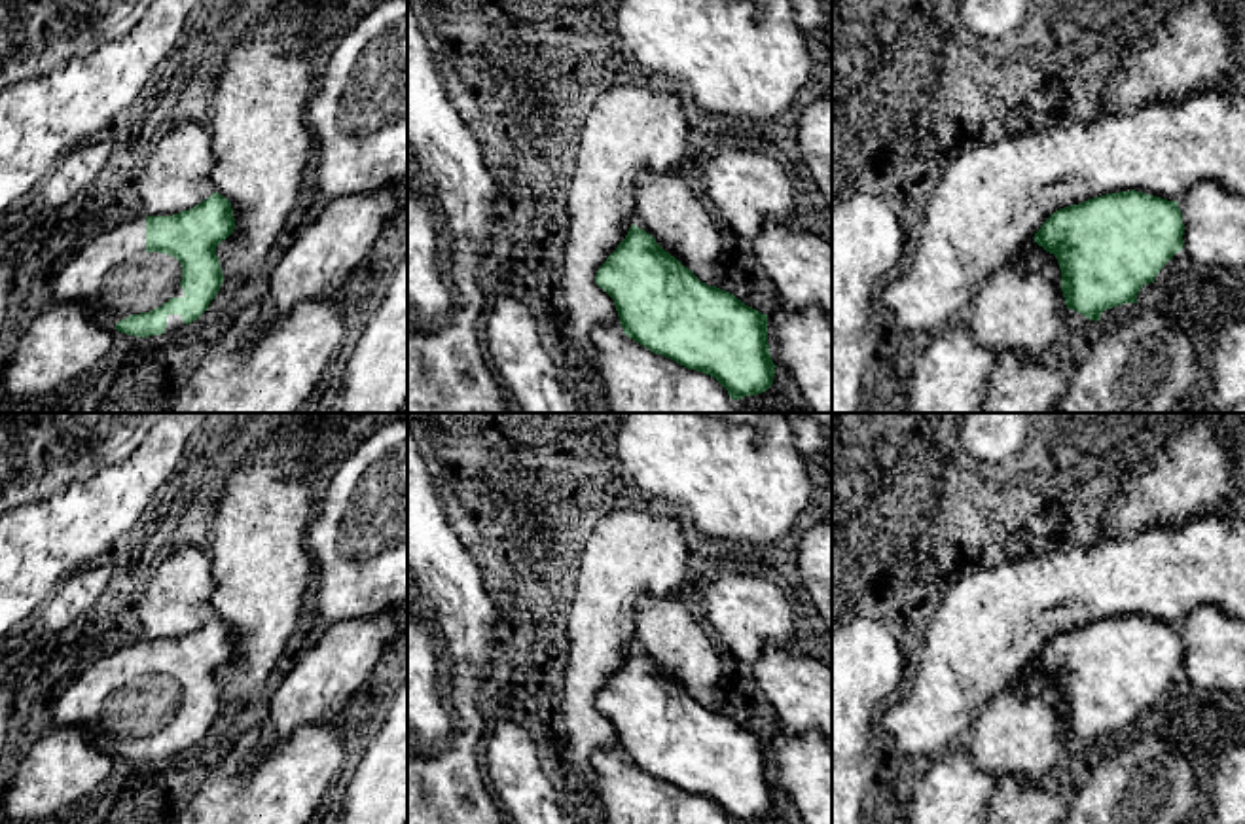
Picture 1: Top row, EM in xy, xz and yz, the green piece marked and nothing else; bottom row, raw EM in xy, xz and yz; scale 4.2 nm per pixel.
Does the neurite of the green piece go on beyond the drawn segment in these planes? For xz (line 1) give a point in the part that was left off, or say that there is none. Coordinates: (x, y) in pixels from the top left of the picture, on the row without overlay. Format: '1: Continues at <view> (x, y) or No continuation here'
1: No continuation here

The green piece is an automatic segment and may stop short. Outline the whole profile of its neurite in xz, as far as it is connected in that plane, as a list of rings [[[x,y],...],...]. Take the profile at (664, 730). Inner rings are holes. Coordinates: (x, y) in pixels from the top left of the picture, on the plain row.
[[[635,648],[599,691],[595,707],[614,724],[627,761],[714,801],[731,824],[773,809],[767,739],[701,707]]]

